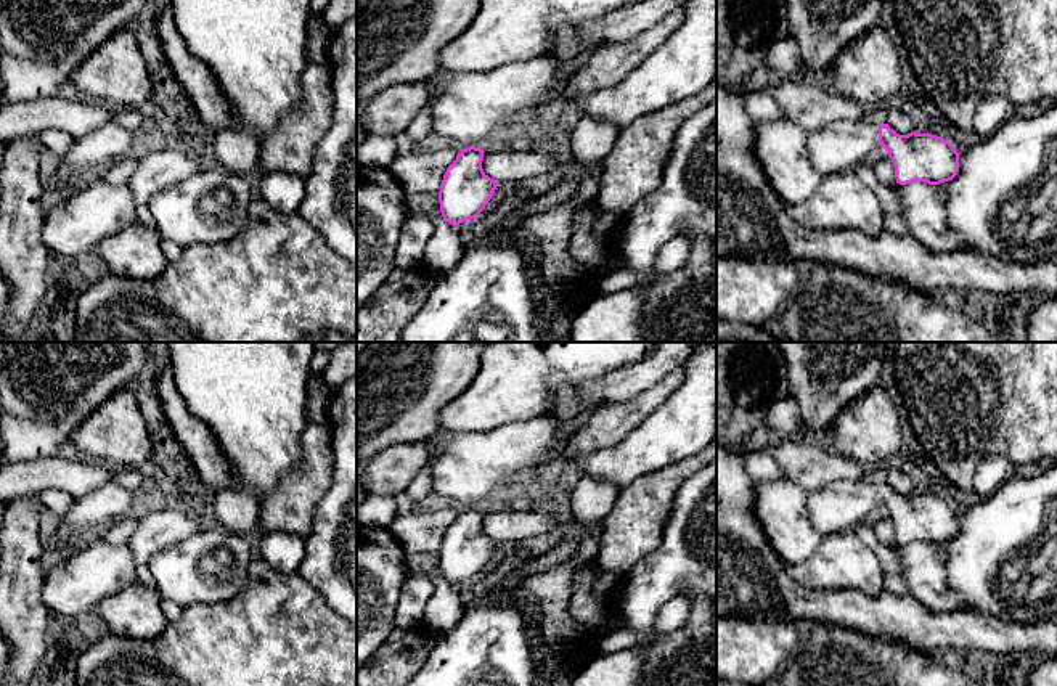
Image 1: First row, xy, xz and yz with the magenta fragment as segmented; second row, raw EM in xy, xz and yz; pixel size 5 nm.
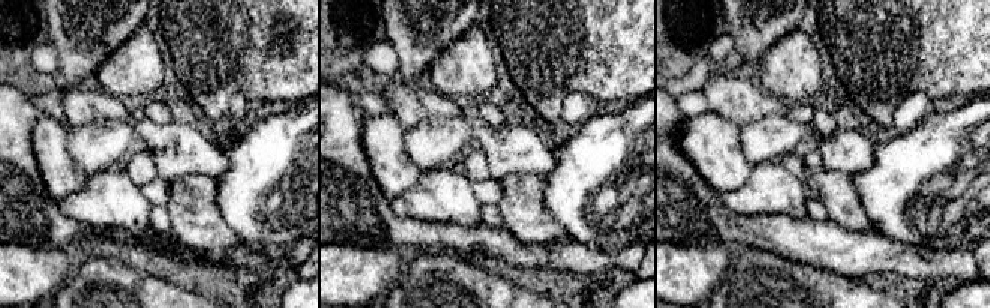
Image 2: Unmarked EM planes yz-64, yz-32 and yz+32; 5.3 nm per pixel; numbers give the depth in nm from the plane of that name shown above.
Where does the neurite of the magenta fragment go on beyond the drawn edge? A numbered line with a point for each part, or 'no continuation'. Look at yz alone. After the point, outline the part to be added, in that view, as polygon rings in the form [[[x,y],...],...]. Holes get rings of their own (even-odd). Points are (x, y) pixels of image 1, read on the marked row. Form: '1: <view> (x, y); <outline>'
1: yz (840, 146); [[[837,120],[806,137],[810,162],[822,177],[853,172],[877,146],[879,127],[863,120]]]

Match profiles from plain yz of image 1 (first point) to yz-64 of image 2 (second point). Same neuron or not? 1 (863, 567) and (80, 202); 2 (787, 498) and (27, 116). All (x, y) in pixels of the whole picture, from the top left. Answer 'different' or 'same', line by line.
1: same
2: different

